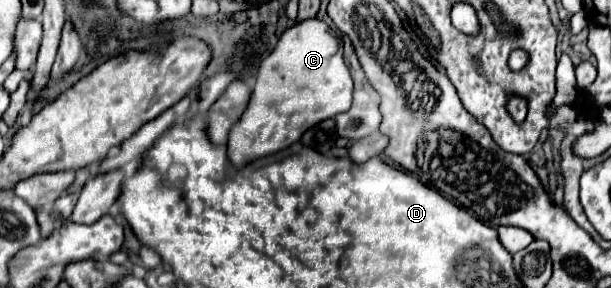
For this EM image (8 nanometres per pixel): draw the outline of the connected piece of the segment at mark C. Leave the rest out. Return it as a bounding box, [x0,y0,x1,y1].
[227,18,353,168]

